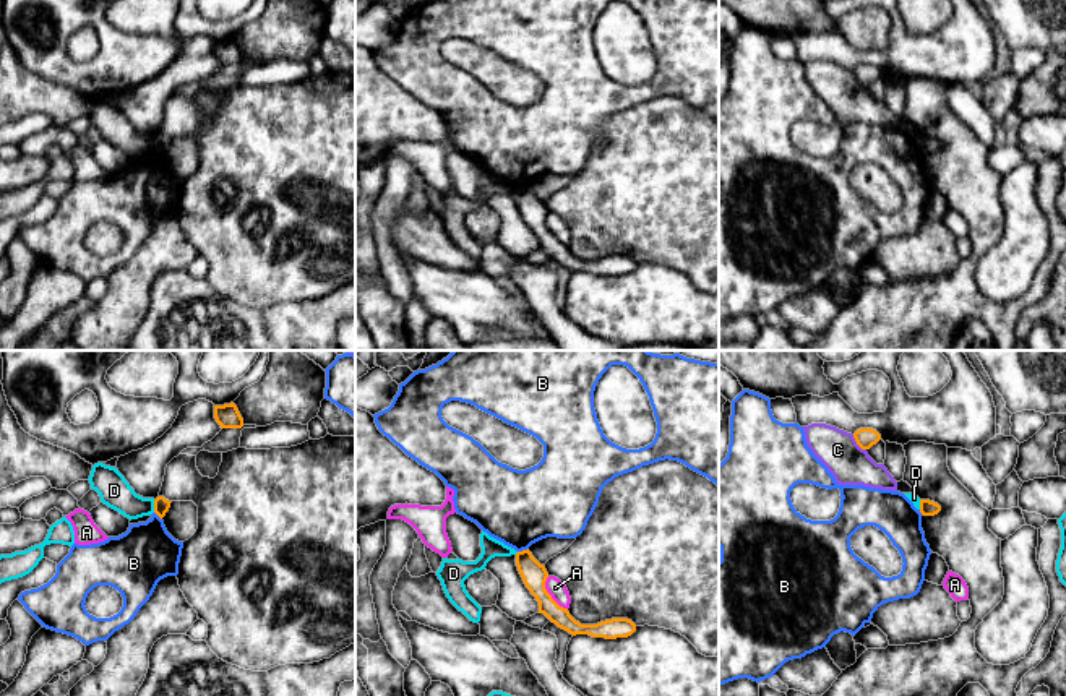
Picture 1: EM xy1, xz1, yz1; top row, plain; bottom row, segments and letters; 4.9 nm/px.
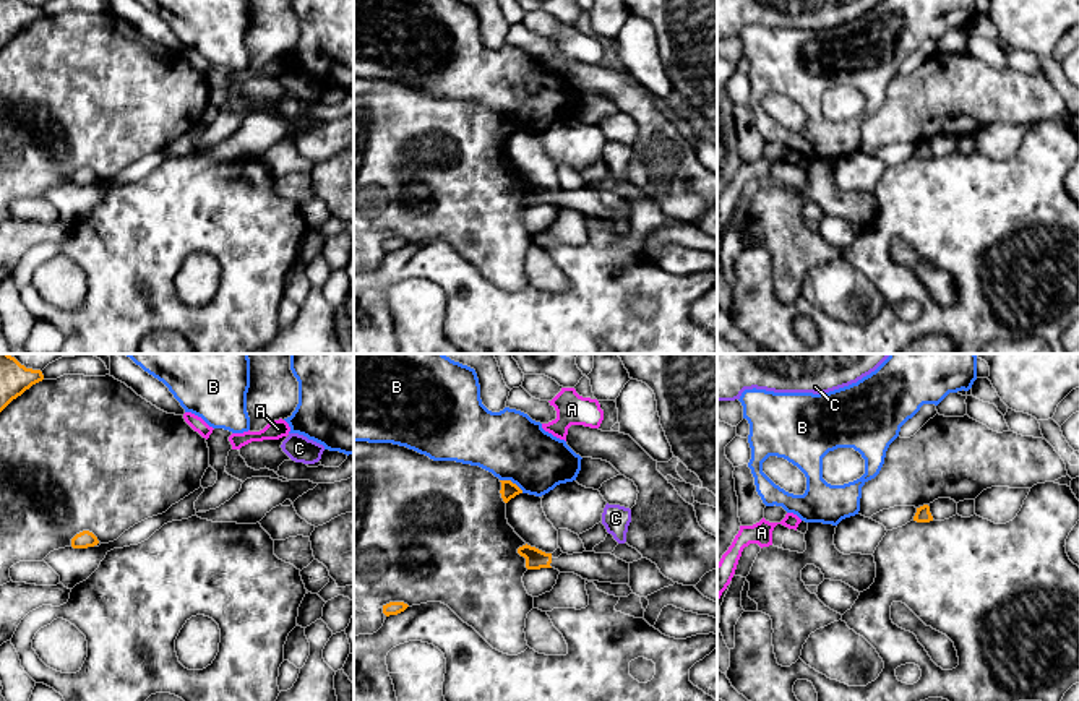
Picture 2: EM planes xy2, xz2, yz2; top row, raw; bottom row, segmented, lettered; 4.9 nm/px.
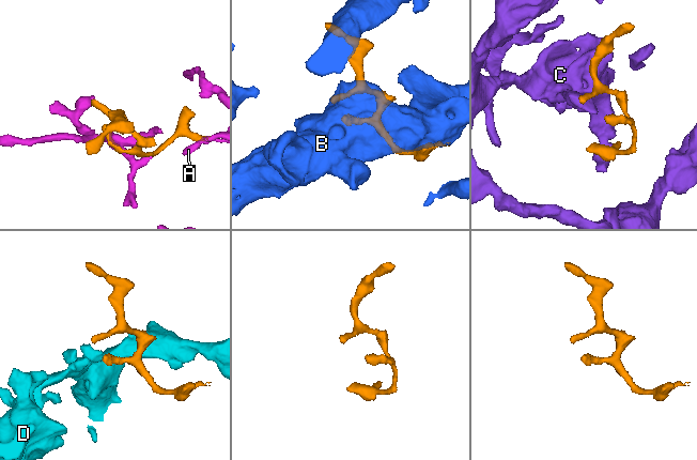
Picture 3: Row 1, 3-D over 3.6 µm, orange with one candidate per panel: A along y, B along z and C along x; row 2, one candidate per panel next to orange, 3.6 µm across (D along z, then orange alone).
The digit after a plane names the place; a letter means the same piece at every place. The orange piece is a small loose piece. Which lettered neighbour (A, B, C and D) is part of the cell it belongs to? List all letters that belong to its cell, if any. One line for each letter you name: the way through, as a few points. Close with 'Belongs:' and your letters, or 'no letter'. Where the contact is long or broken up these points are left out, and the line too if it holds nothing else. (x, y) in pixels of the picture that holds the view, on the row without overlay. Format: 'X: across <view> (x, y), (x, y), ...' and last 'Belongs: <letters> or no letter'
Belongs: no letter

